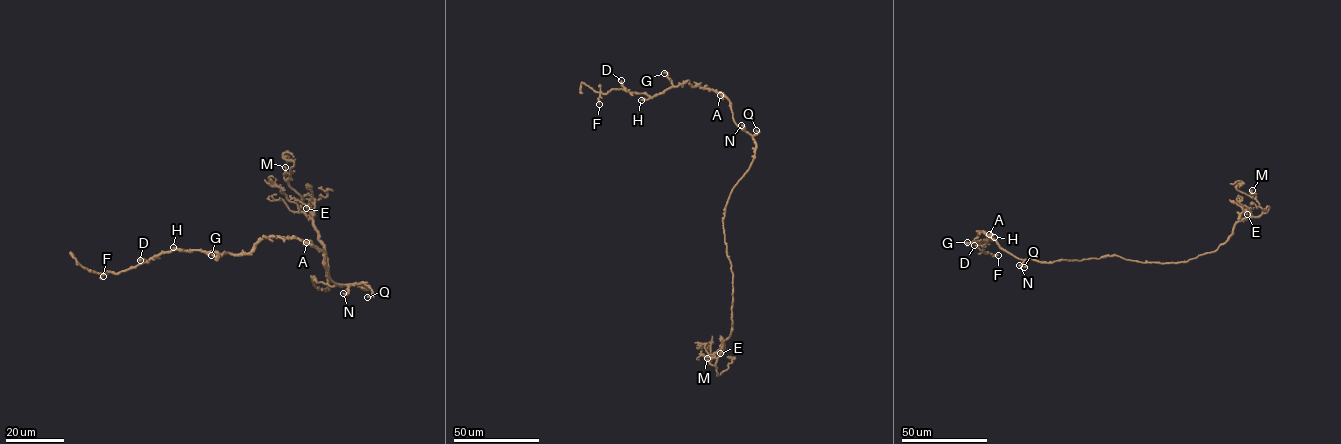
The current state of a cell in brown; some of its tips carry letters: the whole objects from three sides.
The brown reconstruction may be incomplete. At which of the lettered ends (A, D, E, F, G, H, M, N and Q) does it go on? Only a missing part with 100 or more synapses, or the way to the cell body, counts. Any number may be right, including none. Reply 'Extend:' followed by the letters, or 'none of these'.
Extend: H

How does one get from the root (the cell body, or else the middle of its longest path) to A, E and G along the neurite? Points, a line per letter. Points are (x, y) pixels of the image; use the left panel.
A: (343, 286), (356, 284), (367, 289), (361, 283), (334, 283), (324, 264), (324, 253), (306, 242)
E: (343, 286), (312, 277), (313, 283), (328, 289), (328, 257), (314, 224), (313, 199), (306, 208)
G: (343, 286), (367, 289), (361, 283), (334, 283), (324, 253), (297, 238), (263, 237), (247, 253), (211, 255)

